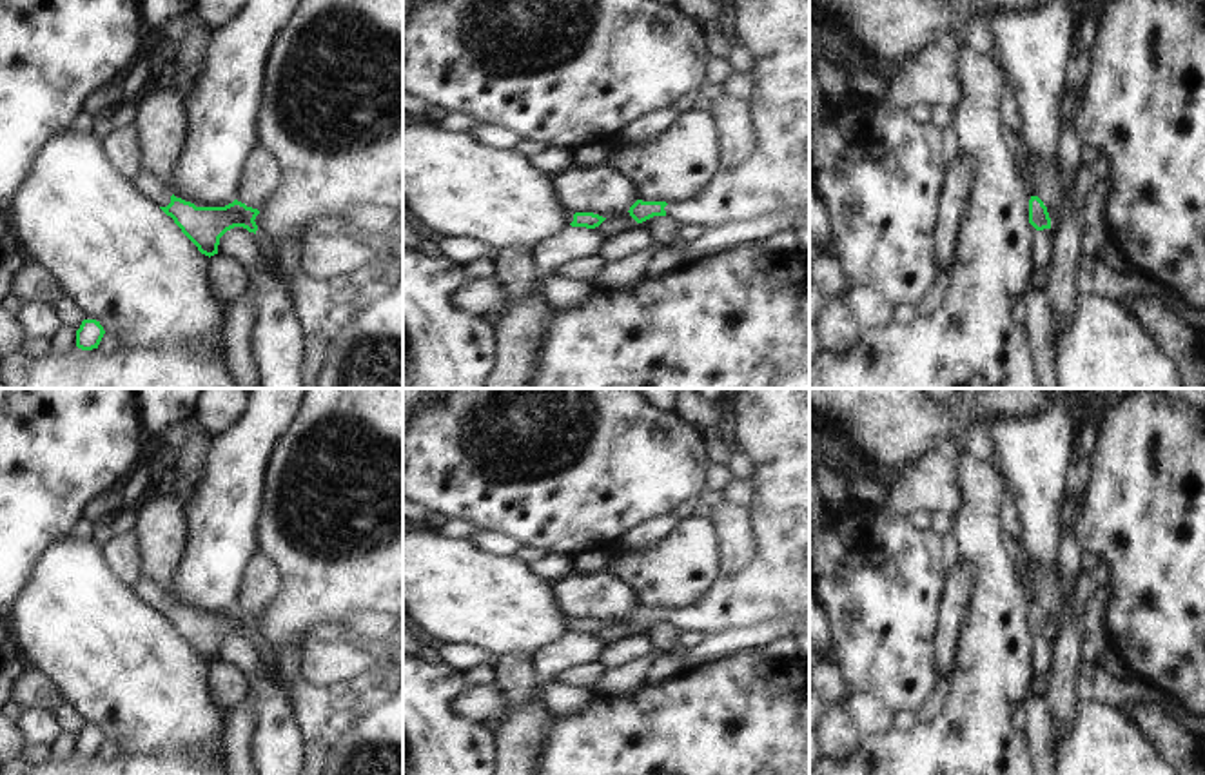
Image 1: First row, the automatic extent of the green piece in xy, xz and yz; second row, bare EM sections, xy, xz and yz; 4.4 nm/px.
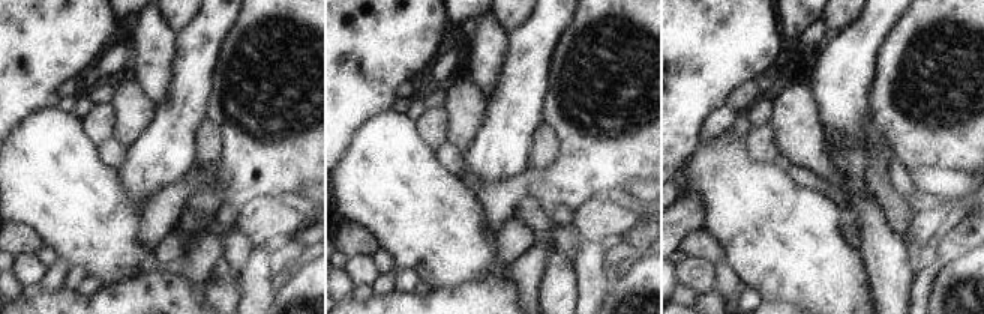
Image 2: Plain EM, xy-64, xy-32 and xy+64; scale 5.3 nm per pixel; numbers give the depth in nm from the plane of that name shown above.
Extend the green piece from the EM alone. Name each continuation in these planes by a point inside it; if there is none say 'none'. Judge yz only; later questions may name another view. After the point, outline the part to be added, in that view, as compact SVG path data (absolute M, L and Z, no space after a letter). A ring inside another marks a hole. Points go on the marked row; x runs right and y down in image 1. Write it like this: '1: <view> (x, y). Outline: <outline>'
none.

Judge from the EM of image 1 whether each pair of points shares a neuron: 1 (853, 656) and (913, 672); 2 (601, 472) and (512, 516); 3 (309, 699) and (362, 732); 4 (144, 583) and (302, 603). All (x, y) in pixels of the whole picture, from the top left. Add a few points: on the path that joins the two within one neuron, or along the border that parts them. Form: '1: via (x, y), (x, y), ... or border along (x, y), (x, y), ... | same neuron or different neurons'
1: via (868, 656), (888, 656), (899, 667) | same neuron
2: via (579, 472), (567, 472), (548, 480), (534, 494) | same neuron
3: border along (340, 723), (338, 735), (325, 755) | different neurons
4: via (182, 618), (189, 625), (262, 625) | same neuron

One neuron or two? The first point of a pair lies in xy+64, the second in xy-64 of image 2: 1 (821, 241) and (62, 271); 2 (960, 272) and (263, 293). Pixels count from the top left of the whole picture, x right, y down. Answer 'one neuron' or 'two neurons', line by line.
1: two neurons
2: two neurons

